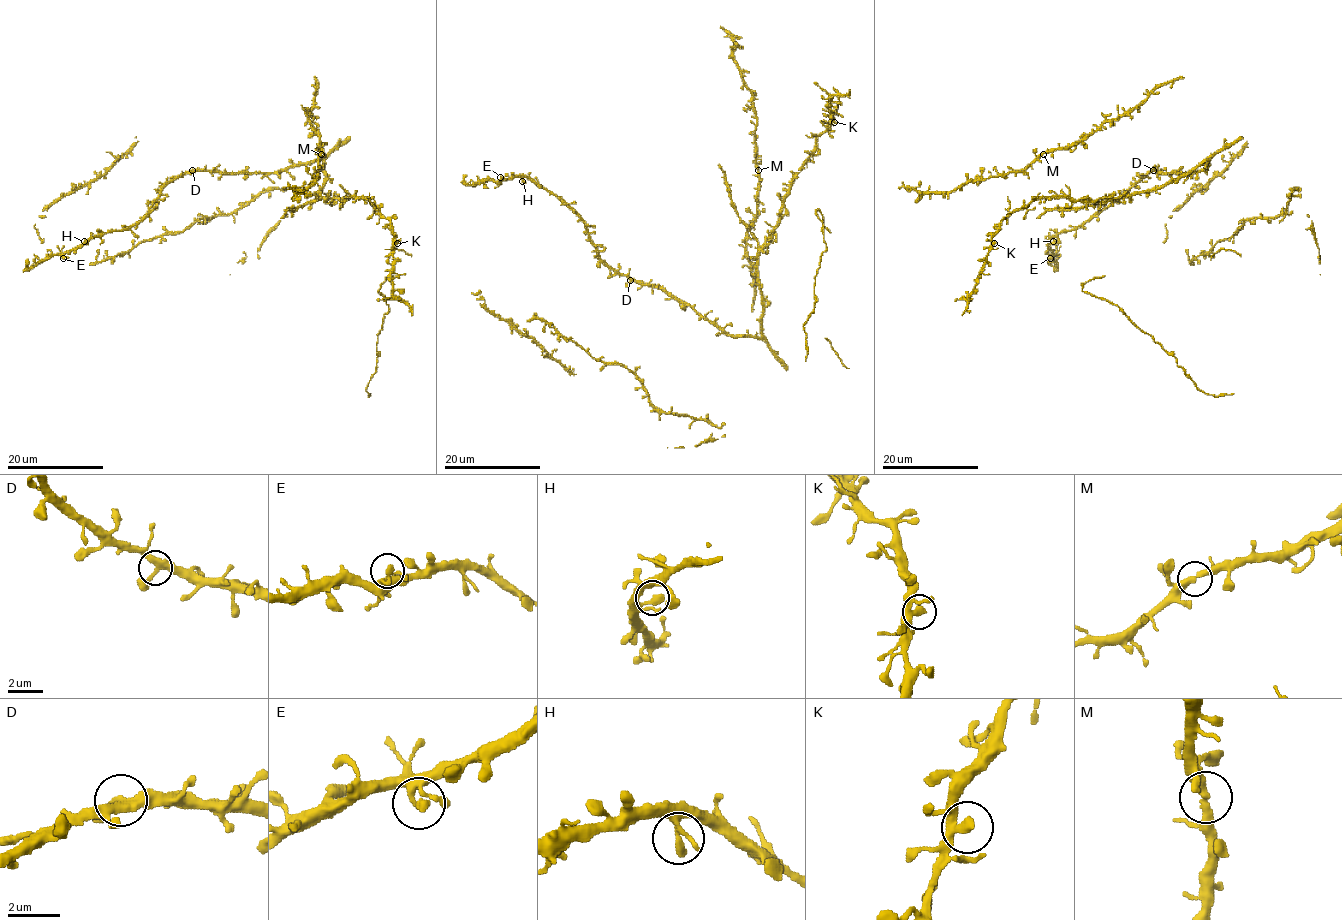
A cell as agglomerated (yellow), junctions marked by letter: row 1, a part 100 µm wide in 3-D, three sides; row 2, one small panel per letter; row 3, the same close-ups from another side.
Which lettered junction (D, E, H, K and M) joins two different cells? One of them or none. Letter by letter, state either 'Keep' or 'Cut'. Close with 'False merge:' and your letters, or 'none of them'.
D: Keep
E: Keep
H: Keep
K: Keep
M: Keep
False merge: none of them

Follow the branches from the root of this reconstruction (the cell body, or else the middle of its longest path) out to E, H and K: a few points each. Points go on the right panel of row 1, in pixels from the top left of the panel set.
E: (1208, 164), (1196, 172), (1150, 171), (1082, 225), (1054, 235), (1050, 240), (1050, 258)
H: (1208, 164), (1196, 172), (1150, 171), (1089, 220), (1054, 235), (1050, 242), (1053, 241)
K: (1208, 164), (1209, 160), (1202, 160), (1159, 187), (1124, 196), (1036, 197), (1001, 221), (992, 238), (994, 243)

